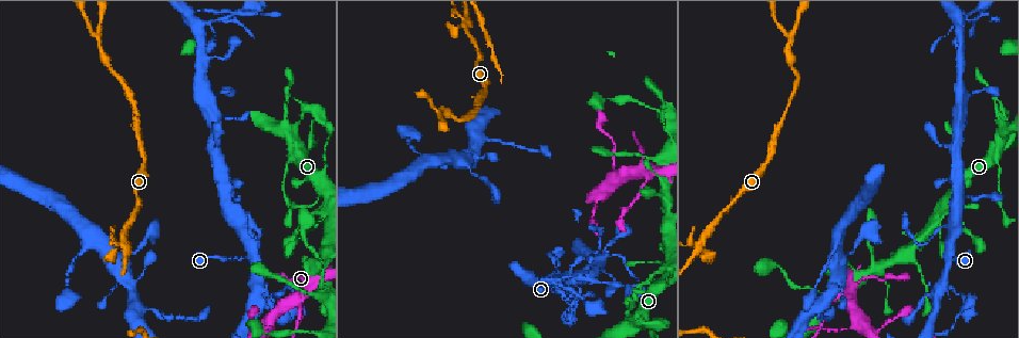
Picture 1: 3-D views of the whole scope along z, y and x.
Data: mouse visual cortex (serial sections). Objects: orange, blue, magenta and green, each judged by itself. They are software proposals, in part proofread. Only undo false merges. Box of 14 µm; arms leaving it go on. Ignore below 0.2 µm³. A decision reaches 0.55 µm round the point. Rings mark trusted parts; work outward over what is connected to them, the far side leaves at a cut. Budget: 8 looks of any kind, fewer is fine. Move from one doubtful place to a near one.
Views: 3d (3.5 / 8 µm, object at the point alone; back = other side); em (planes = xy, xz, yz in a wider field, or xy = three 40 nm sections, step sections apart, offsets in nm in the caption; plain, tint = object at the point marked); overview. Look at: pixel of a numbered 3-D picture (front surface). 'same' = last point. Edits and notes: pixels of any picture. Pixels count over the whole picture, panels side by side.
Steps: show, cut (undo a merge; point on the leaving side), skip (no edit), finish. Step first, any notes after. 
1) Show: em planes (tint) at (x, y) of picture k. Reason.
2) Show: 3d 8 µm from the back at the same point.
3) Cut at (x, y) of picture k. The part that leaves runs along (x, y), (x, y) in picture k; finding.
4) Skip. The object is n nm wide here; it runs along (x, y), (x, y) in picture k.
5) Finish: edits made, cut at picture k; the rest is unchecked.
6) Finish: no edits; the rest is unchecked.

Show: 3d 3.5 µm from the back at (271, 323) of picture 1. A narrow waist.

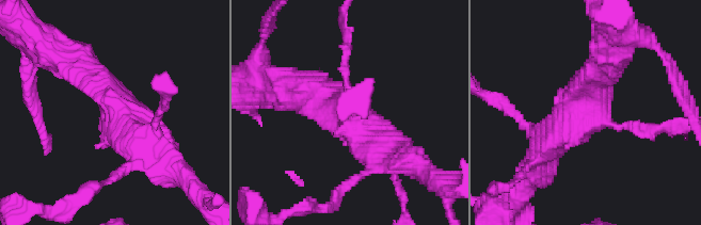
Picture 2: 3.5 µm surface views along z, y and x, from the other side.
Show: em xy step 2 (tint) at (113, 109) of picture 2.

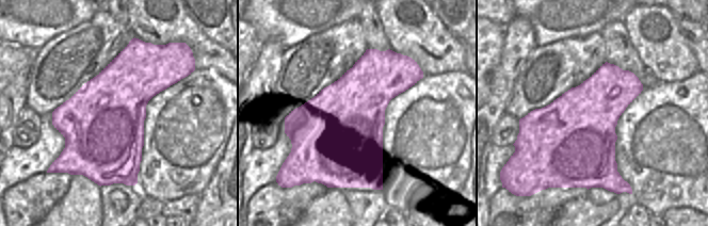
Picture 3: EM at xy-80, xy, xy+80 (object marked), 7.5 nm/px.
Skip. The arms are 150, 500, 500 nm wide; it runs along (72, 61), (147, 140) in picture 2; one cell here.

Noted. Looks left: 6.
Show: 3d 8 µm at (698, 242) of picture 1.

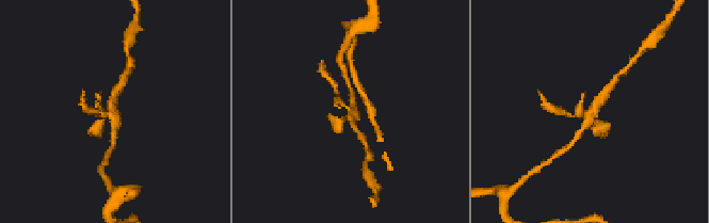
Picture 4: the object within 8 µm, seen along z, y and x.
Show: em planes (tint) at (590, 113) of picture 4. Shape alone is not enough.

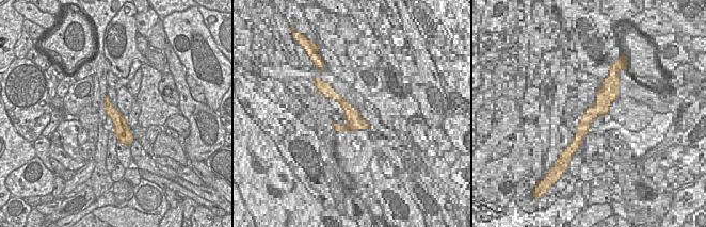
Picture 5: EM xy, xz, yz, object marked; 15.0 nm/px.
Skip. It runs along (610, 89), (575, 139) in picture 4; all the same cell.

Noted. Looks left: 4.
Show: 3d 3.5 µm at (939, 293) of picture 1. Side arm on a straight run.

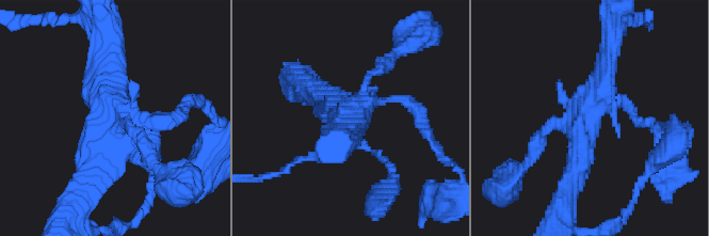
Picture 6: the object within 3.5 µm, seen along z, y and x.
Show: em planes (plain) at (106, 114) of picture 6.

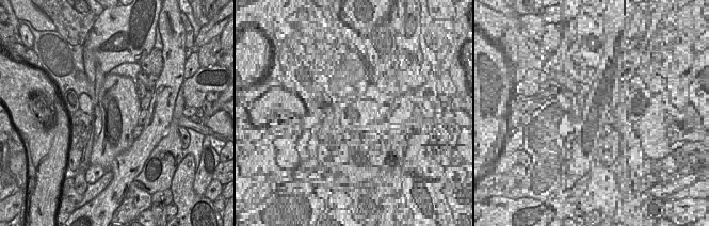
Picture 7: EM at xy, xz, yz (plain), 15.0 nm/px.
Show: em planes (tint) at the same point. With the object marked.

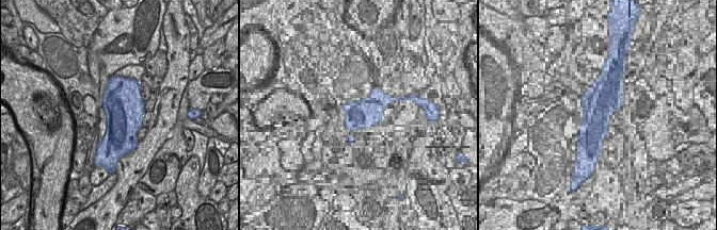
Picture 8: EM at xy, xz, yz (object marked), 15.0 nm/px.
Skip. It runs along (611, 44), (573, 178) in picture 6; one cell here.

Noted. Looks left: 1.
Finish: no edits; the rest is unchecked.

